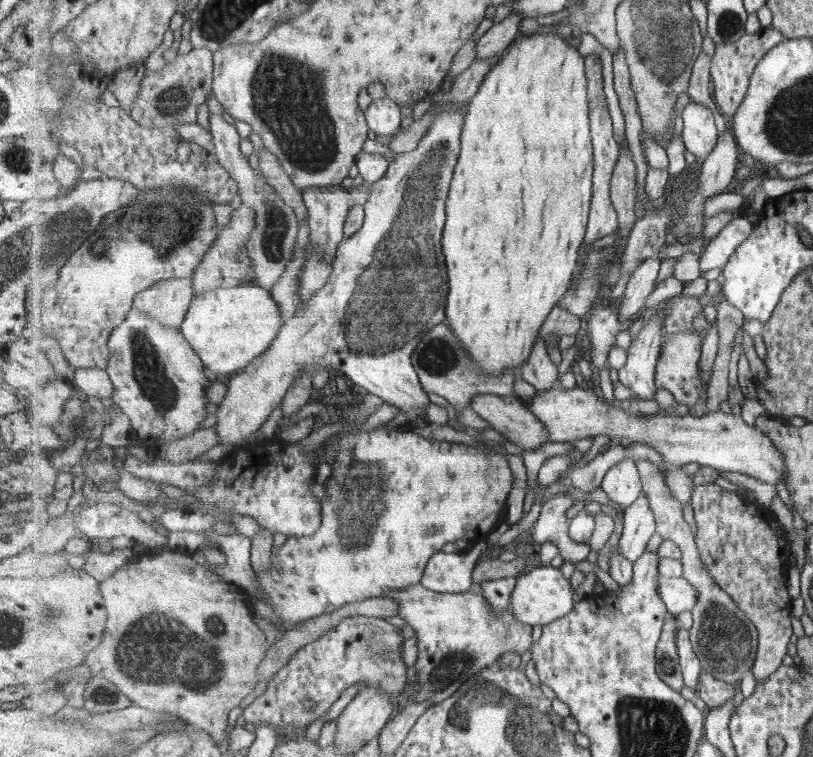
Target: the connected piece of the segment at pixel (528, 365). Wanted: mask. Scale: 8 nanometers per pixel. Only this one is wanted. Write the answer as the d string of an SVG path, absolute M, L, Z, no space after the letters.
M539 336L529 360L521 366L521 377L530 383L537 392L551 391L559 385L559 368L553 369L555 364L551 360L545 338Z

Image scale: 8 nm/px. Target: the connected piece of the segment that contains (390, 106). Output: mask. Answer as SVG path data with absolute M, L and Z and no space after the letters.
M390 96L375 99L365 112L369 129L375 135L395 135L401 129L401 106Z

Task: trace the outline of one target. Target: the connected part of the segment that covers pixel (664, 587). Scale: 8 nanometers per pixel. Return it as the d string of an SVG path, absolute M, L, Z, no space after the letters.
M660 575L657 583L658 596L671 613L675 615L685 611L692 613L698 602L698 592L687 578L683 576L665 578Z

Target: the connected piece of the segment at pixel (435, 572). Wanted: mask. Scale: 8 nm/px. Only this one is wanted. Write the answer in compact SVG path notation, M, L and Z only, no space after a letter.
M482 540L466 553L435 553L427 563L421 585L440 593L463 594L473 590L473 569L479 562L483 550L487 549L487 545L487 541Z

